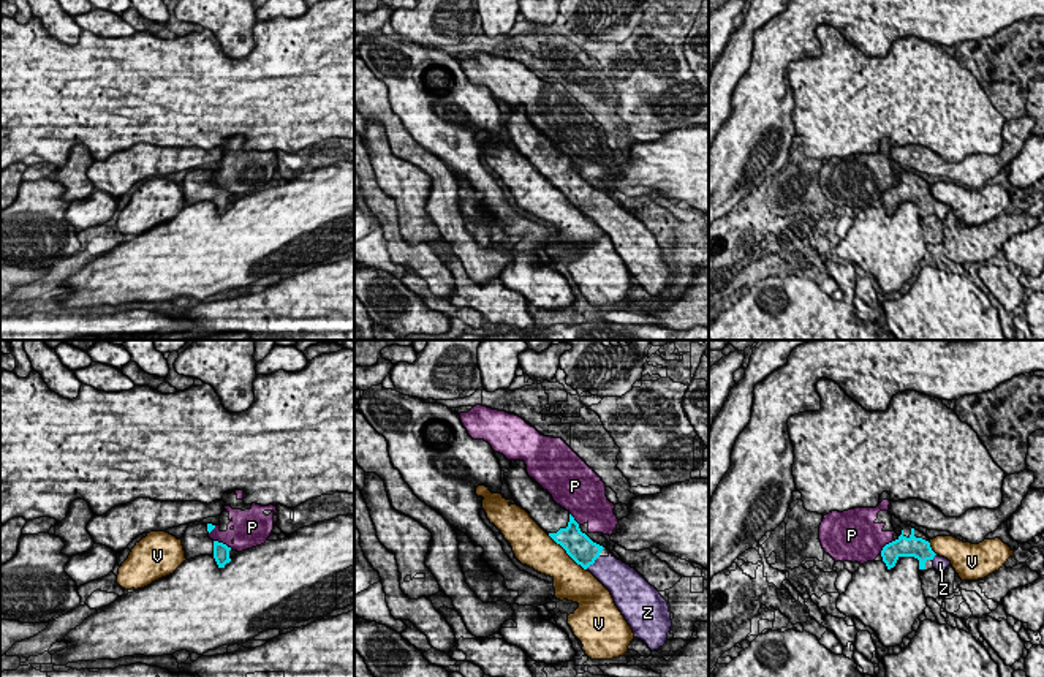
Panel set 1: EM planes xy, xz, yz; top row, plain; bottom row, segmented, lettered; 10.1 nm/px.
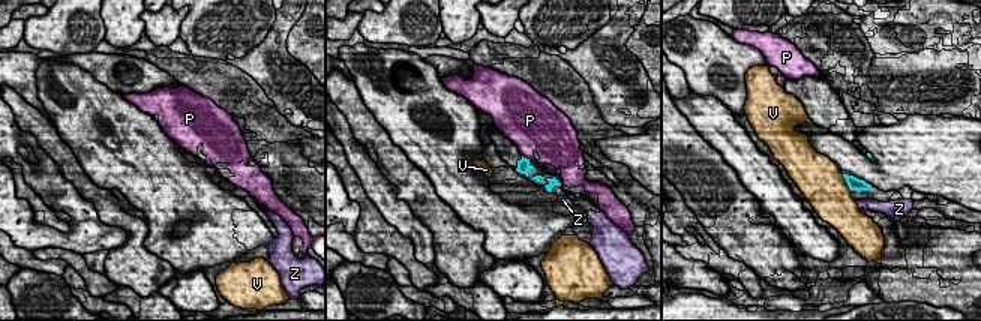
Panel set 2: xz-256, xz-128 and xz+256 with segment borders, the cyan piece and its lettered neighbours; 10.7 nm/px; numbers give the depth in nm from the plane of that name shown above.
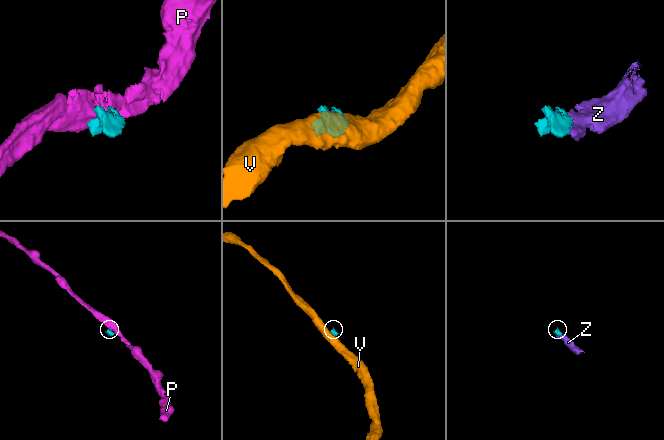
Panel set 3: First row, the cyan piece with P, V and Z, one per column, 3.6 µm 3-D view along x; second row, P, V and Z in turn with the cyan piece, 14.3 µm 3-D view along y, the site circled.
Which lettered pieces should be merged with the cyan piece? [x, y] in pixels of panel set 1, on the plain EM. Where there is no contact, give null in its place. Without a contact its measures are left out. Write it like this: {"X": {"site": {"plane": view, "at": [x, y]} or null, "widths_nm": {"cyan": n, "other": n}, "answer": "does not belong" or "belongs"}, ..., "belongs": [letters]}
{"P": {"site": {"plane": "xy", "at": [223, 190]}, "widths_nm": {"cyan": 160, "other": 280}, "answer": "does not belong"}, "V": {"site": {"plane": "xz", "at": [567, 198]}, "widths_nm": {"cyan": 280, "other": 360}, "answer": "does not belong"}, "Z": {"site": {"plane": "xz", "at": [592, 209]}, "widths_nm": {"cyan": 280, "other": 300}, "answer": "belongs"}, "belongs": ["Z"]}

